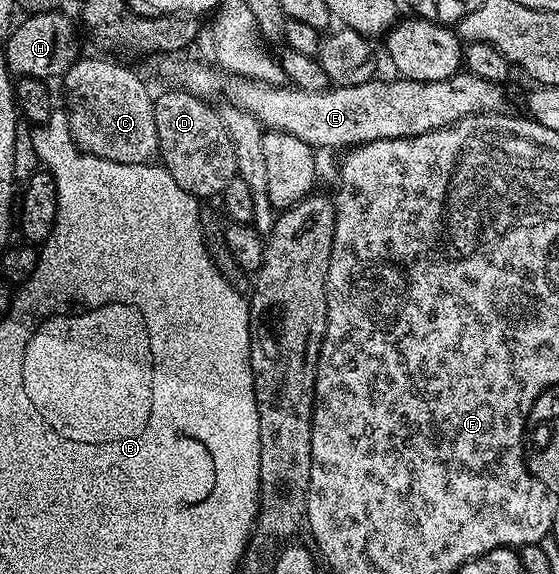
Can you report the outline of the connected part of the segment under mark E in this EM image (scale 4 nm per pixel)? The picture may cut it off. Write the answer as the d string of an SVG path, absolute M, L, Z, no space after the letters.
M166 57L161 60L162 75L171 79L175 88L188 90L205 100L222 91L229 106L244 109L262 123L263 128L292 133L292 137L300 137L300 141L315 149L342 146L349 149L377 139L407 139L441 127L452 127L464 117L496 115L507 110L506 95L499 84L484 81L469 73L459 73L448 81L431 83L401 77L381 83L381 78L375 77L364 85L302 91L293 85L267 85L257 83L255 79L223 74L209 62L206 64L198 59L182 58L186 57Z

